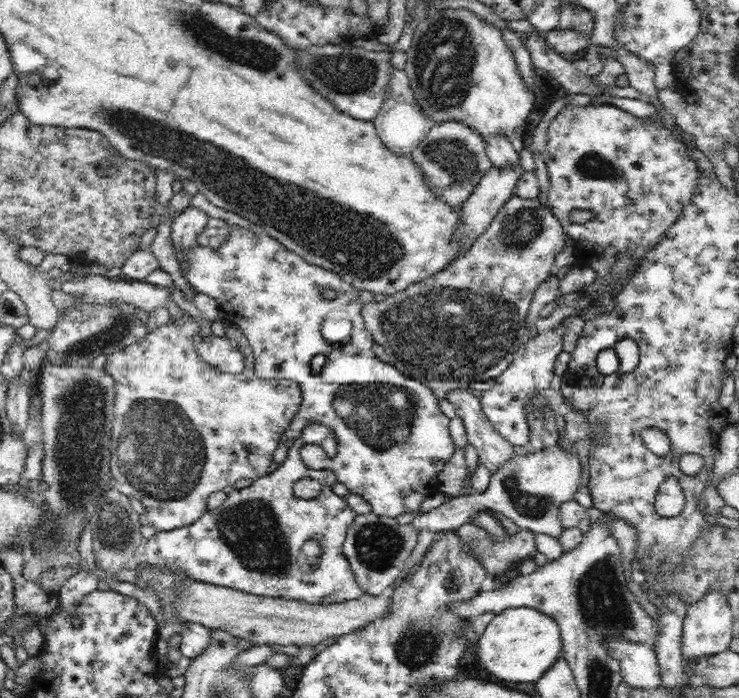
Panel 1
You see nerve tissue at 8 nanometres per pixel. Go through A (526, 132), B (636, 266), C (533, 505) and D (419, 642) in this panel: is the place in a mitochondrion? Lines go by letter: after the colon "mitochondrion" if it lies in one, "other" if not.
A: other
B: other
C: mitochondrion
D: mitochondrion

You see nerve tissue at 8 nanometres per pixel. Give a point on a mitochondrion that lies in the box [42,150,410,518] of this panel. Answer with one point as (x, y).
(162, 454)

